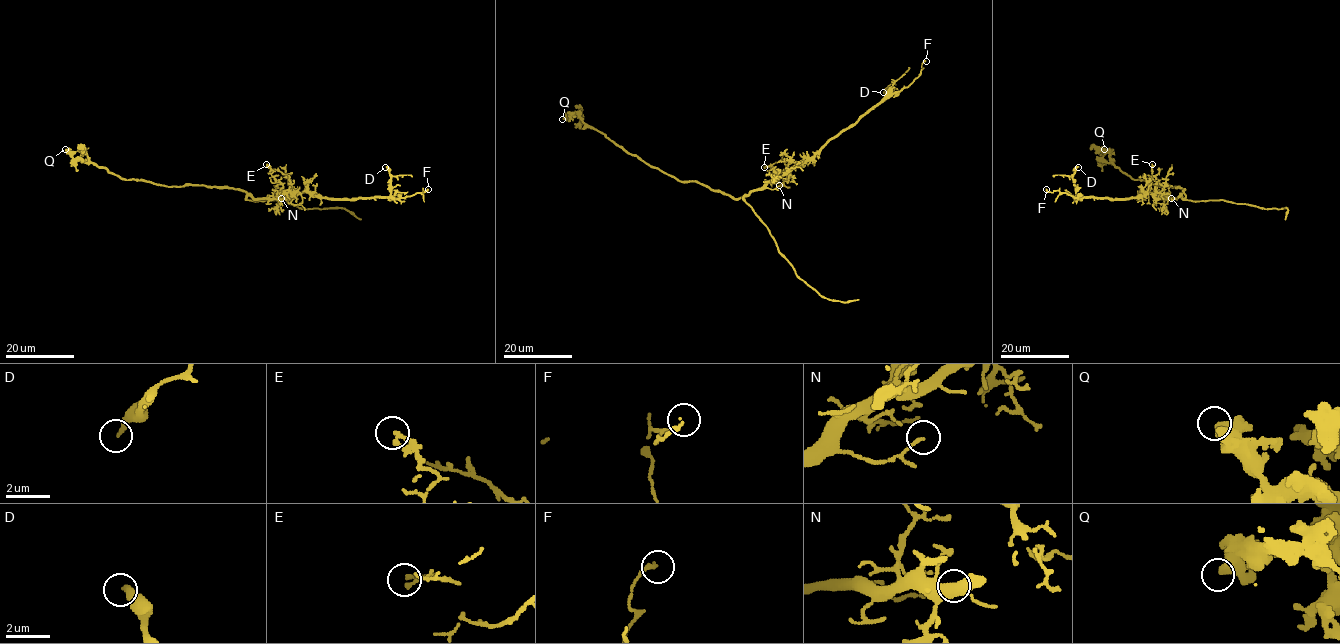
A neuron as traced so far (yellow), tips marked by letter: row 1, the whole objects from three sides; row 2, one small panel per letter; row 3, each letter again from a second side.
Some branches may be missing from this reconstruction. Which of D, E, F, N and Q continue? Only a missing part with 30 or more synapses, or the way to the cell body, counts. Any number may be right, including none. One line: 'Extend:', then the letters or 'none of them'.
Extend: none of them

